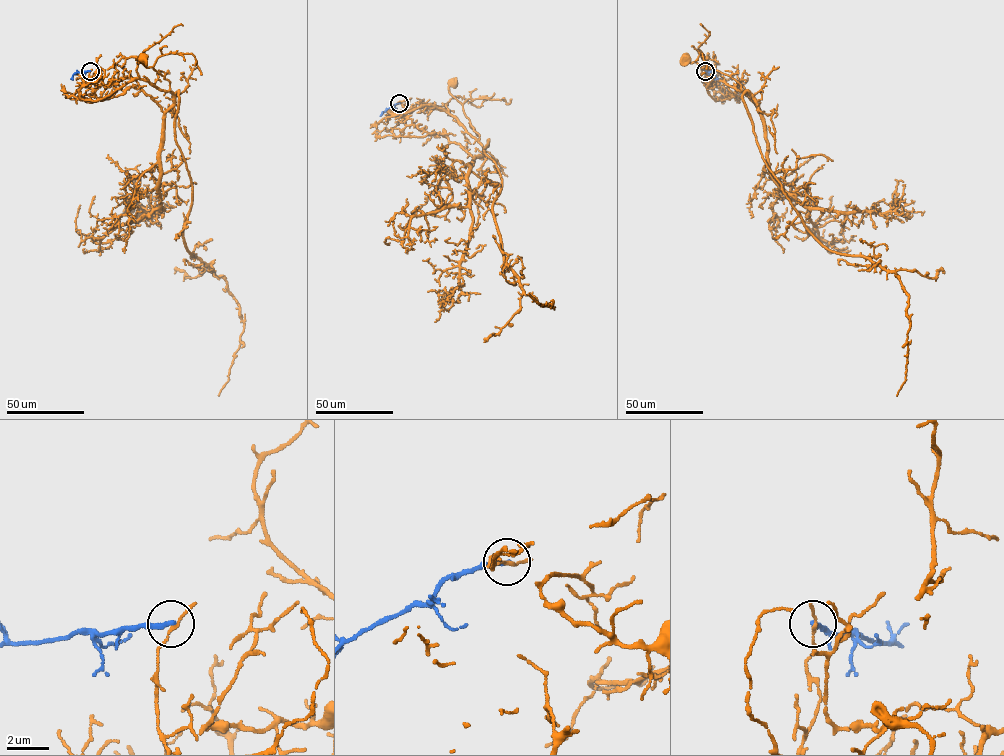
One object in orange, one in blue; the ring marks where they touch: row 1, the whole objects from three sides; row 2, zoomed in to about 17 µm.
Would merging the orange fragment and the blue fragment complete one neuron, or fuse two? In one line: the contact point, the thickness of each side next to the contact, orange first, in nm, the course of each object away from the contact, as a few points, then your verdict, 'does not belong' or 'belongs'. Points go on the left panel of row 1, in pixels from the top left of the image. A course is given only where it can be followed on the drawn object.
at (90, 71); 120 nm thick on the orange side, 240 nm on the other; orange runs (90, 71), (79, 92), (85, 100), (136, 79), (168, 91), (169, 81), (141, 58); blue runs (90, 71), (74, 73), (73, 79); does not belong

